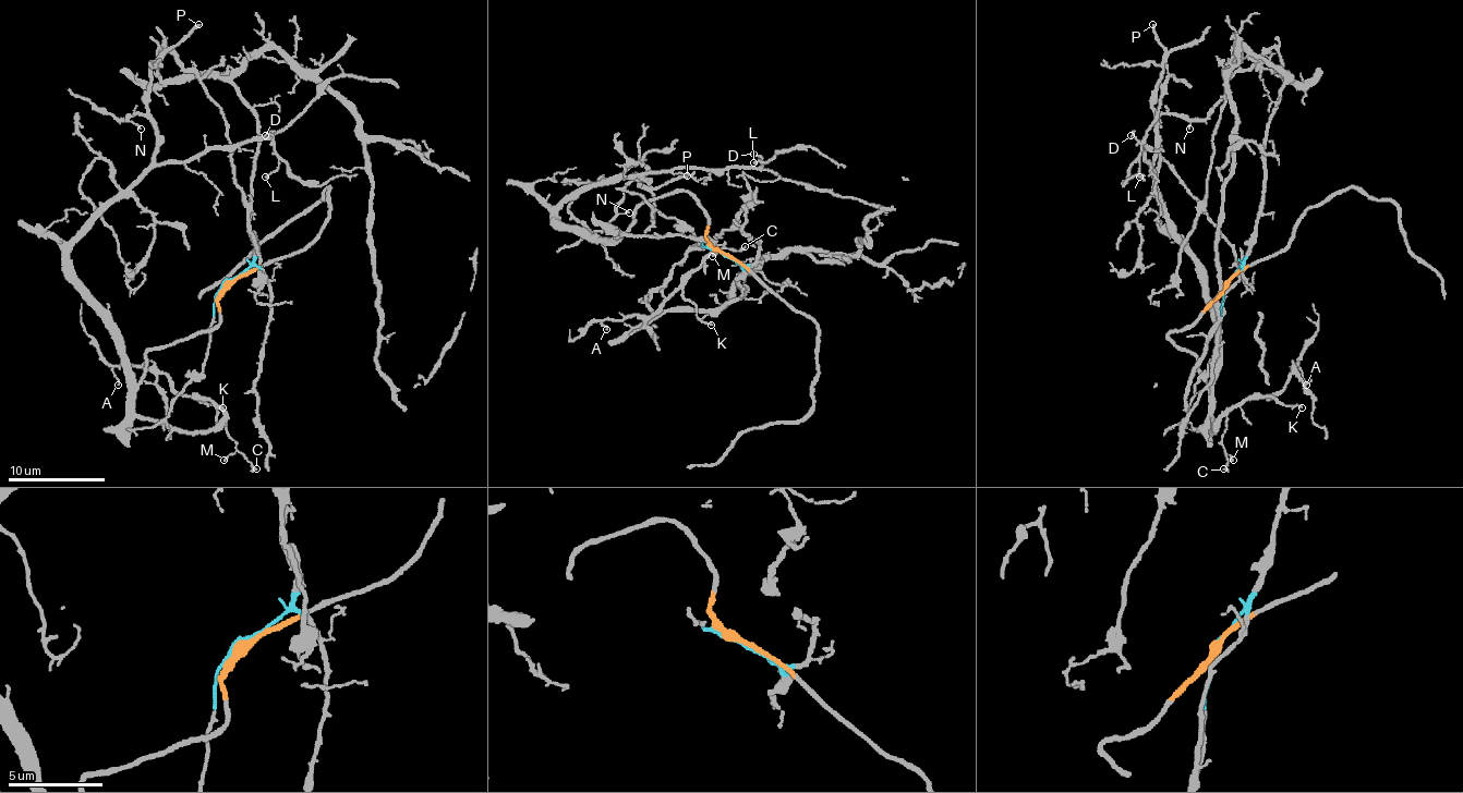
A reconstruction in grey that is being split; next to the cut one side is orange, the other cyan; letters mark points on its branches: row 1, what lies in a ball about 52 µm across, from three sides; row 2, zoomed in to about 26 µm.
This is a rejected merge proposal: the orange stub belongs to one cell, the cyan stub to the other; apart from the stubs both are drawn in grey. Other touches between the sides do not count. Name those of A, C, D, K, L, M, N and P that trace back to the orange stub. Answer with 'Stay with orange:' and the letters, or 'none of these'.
Stay with orange: A, C, D, K, L, M, N, P

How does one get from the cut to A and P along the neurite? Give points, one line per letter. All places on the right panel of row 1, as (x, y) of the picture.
A: (1230, 281), (1196, 322), (1169, 334), (1196, 358), (1212, 431), (1244, 400), (1276, 394), (1297, 366), (1307, 385)
P: (1230, 281), (1196, 322), (1169, 334), (1208, 382), (1214, 313), (1164, 216), (1152, 166), (1164, 49), (1152, 25)

